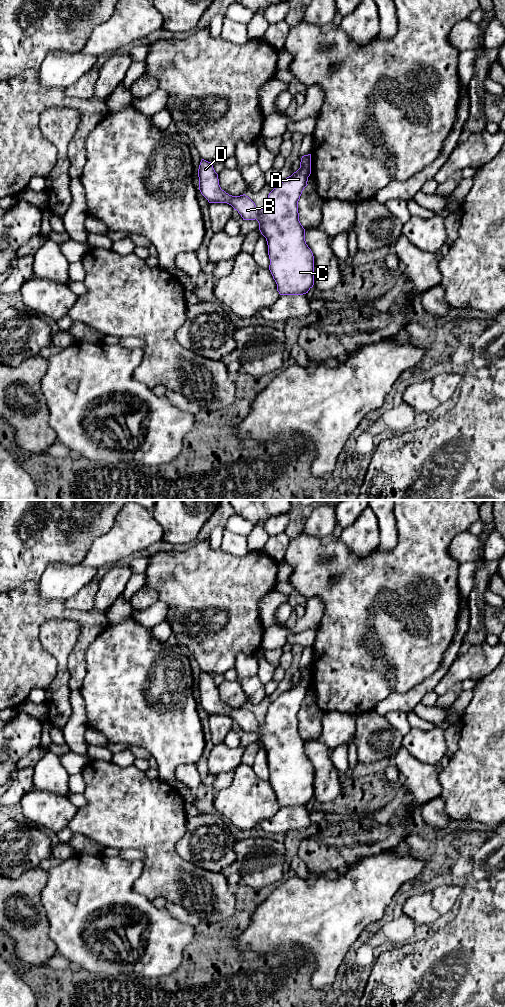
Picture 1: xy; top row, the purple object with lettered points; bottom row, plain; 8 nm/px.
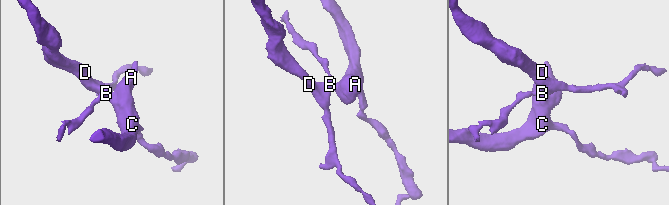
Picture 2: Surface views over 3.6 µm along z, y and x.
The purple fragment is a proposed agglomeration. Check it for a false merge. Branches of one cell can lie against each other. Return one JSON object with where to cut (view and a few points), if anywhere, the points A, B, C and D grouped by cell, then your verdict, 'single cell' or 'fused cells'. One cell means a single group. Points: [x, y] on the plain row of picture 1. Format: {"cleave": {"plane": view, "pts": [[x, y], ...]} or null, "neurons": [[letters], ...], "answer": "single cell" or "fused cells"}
{"cleave": null, "neurons": [["A", "B", "C", "D"]], "answer": "single cell"}

